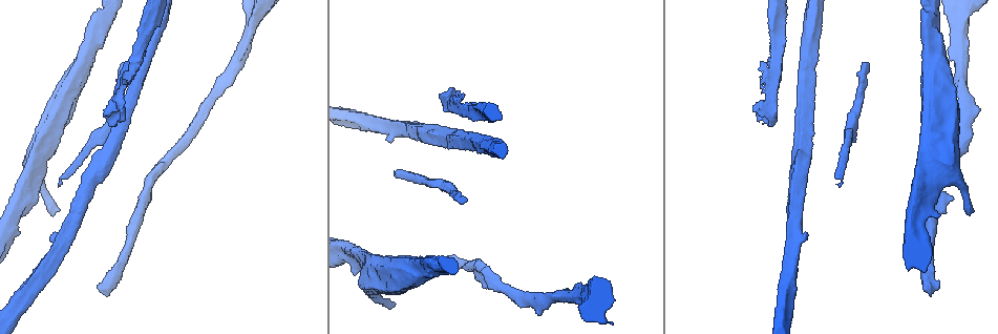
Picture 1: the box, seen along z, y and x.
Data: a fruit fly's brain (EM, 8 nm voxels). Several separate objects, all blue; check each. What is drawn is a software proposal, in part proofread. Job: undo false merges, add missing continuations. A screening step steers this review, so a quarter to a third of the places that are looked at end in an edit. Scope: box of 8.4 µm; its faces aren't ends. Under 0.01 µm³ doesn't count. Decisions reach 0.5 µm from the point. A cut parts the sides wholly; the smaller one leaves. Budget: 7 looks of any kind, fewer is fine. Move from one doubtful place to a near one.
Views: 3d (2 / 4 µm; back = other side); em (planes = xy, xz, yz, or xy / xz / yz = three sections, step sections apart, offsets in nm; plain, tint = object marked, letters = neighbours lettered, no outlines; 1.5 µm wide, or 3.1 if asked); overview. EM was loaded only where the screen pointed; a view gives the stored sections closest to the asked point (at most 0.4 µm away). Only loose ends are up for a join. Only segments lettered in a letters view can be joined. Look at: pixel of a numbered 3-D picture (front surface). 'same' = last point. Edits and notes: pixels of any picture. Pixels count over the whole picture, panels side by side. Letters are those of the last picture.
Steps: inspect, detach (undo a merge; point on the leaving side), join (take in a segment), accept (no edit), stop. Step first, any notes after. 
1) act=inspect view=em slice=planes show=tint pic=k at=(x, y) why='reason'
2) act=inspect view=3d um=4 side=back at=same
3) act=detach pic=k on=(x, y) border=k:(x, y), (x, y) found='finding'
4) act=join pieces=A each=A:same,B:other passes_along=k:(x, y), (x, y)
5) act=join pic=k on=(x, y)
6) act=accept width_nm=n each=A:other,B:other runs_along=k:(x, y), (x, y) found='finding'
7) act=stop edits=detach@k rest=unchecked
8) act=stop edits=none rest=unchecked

act=inspect view=3d um=4 pic=1 at=(838, 187) why='free end'

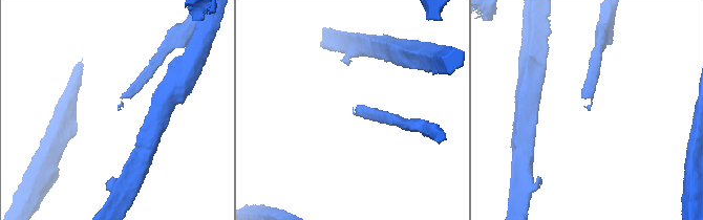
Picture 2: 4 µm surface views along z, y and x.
act=inspect view=em slice=planes show=letters pic=2 at=(120, 109)

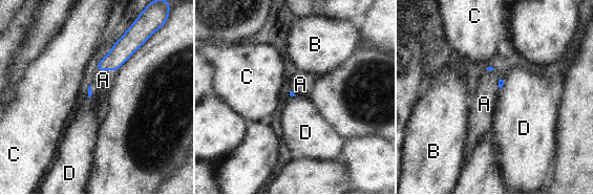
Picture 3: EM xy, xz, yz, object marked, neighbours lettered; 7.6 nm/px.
act=join pieces=A each=A:same,B:other,C:other,D:other passes_along=3:(127, 44), (107, 69), (103, 80) found='it goes on there'

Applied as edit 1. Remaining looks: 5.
act=inspect view=em slice=planes show=letters pic=1 at=(106, 295)

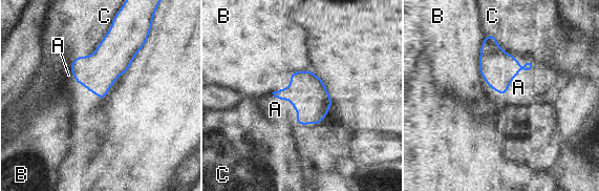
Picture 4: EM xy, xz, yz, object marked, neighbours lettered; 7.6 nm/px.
act=join pieces=A width_nm=200 each=A:same,B:other,C:other passes_along=4:(307, 93), (286, 99), (275, 109) found='the neuron continues'

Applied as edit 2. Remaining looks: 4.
act=inspect view=3d um=4 pic=1 at=(386, 305) why='branch stops here'

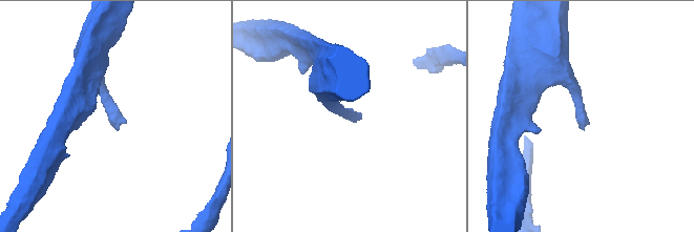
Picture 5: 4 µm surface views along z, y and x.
act=inspect view=em slice=planes show=letters pic=5 at=(583, 129)

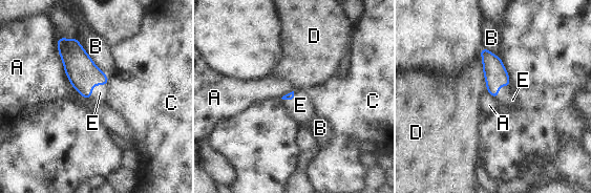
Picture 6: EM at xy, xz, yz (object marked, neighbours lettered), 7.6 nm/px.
act=join pieces=E each=A:other,B:other,C:other,D:other,E:same passes_along=6:(80, 69), (92, 85), (100, 92) found='the neuron continues'

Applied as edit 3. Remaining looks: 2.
act=stop edits=join@3,join@4,join@6 rest=unchecked

